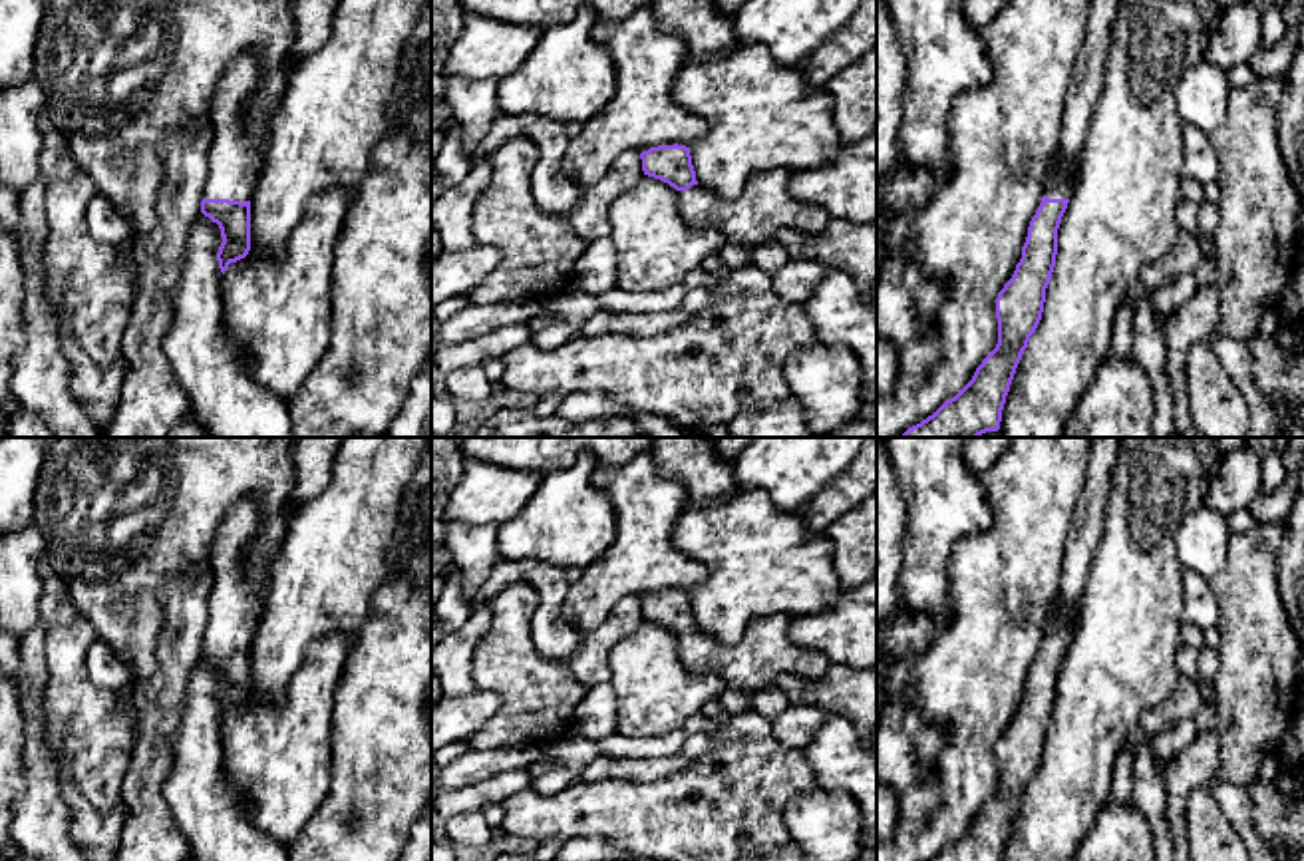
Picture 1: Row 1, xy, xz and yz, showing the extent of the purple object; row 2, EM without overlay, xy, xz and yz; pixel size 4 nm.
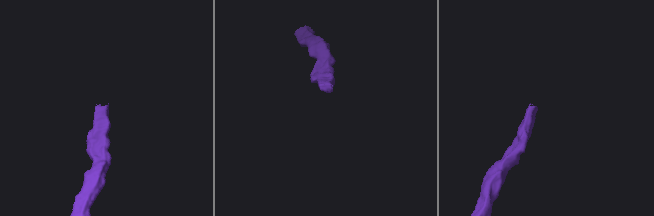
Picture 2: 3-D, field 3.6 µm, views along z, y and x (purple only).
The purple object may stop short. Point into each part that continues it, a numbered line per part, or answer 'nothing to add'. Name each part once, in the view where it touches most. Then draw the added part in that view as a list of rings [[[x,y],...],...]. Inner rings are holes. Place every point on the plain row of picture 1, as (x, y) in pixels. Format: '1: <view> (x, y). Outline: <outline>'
1: xy (235, 605). Outline: [[[250,497],[239,499],[221,525],[213,543],[215,585],[203,644],[252,644],[266,589],[262,581],[244,579],[243,559],[258,525],[260,511]]]

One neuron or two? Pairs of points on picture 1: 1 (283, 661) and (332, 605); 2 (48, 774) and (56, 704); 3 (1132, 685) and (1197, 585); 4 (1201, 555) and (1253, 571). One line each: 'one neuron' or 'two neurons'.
1: one neuron
2: two neurons
3: two neurons
4: two neurons

